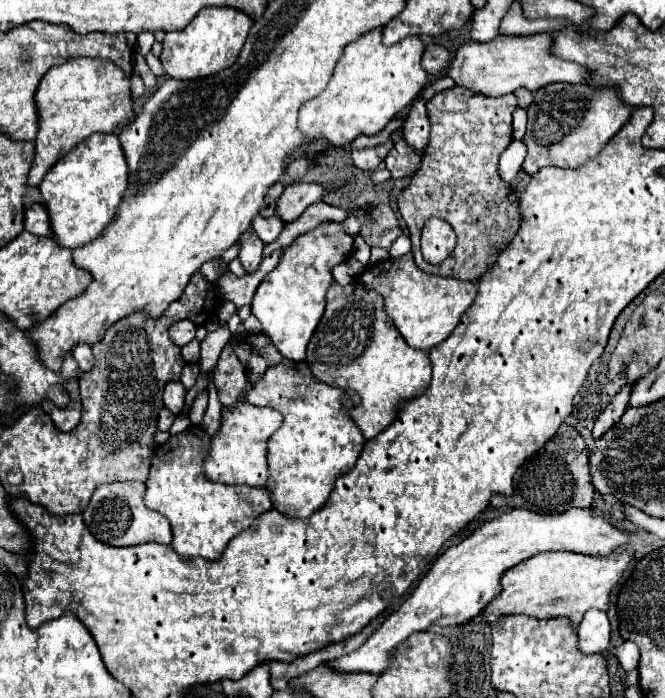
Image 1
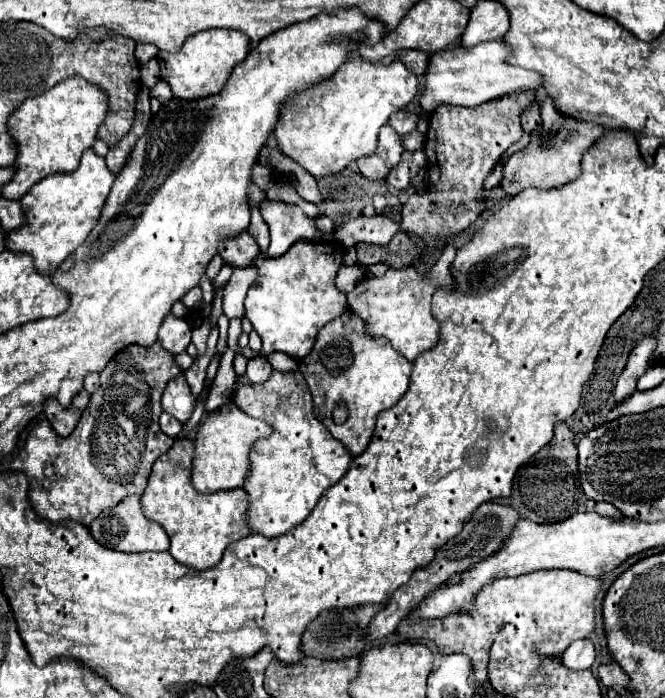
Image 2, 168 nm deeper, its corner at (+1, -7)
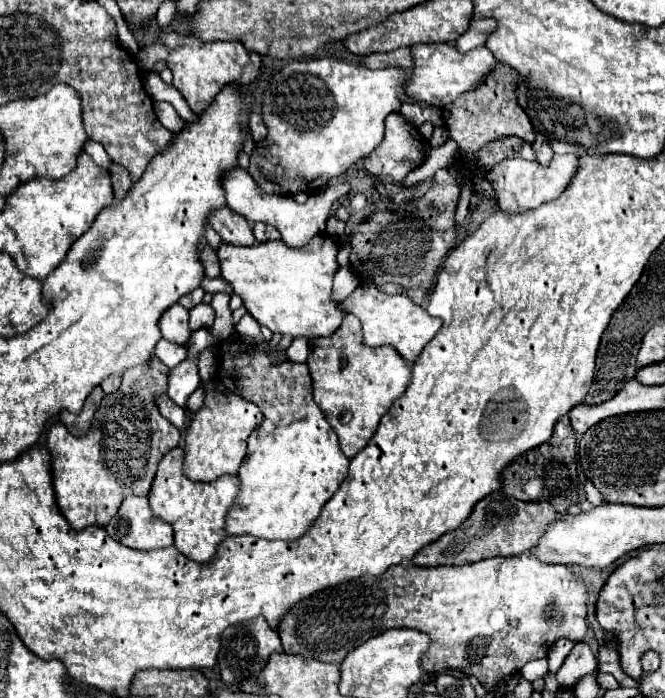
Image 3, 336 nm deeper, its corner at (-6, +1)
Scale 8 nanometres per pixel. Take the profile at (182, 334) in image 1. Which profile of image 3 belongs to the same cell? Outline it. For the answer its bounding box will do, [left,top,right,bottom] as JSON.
[160,304,192,344]

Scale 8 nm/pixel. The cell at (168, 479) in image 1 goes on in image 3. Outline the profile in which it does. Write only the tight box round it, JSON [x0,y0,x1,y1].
[148,448,240,562]

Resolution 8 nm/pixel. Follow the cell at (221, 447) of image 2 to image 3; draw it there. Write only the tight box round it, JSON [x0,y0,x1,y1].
[184,380,264,482]

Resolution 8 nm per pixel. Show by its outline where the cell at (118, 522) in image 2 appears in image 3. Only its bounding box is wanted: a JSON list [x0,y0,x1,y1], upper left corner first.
[104,496,174,550]

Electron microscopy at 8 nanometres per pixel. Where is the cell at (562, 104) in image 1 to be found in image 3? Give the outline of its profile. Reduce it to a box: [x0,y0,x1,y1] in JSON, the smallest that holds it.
[486,154,578,212]

